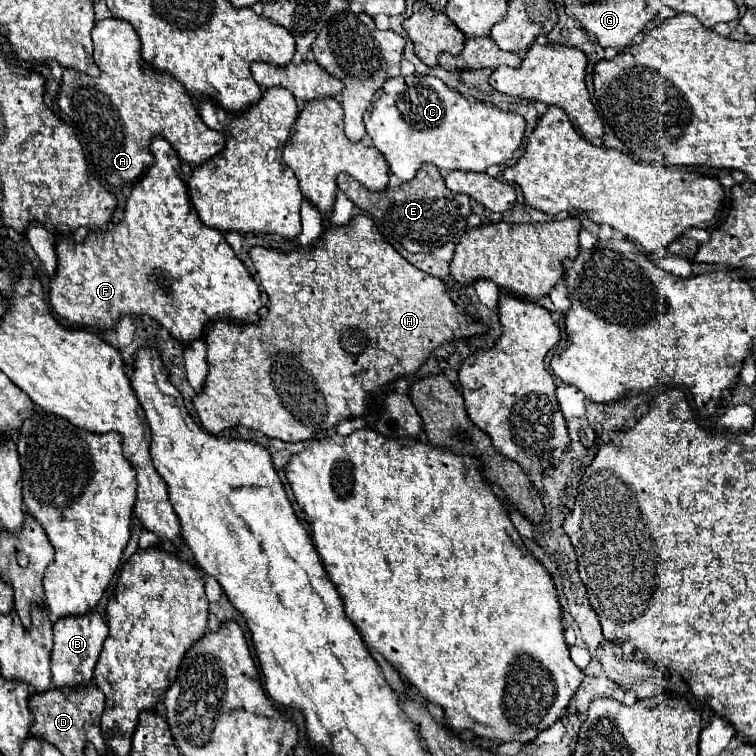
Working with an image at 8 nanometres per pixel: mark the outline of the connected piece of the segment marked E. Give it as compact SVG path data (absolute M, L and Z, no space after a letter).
M424 163L412 181L398 187L388 185L384 191L370 191L346 173L340 173L336 181L338 189L344 191L344 195L376 223L378 231L388 241L398 241L408 253L430 253L434 247L444 243L458 243L466 233L470 199L464 193L446 189L442 173L432 163Z

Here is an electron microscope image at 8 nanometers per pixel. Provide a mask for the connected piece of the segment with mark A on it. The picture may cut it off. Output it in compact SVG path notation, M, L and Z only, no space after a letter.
M116 17L98 21L92 29L92 41L94 41L94 63L100 67L100 75L88 77L86 73L76 69L64 69L62 85L58 93L58 105L72 121L76 135L82 143L82 149L86 153L88 167L96 179L100 179L110 187L132 185L154 163L148 145L156 135L162 135L166 141L170 141L176 153L194 167L222 151L226 143L226 135L210 127L204 127L192 97L188 95L188 91L182 87L180 81L176 83L176 79L170 73L156 71L148 63L144 63L140 55L140 37L128 21L124 23L122 19Z

